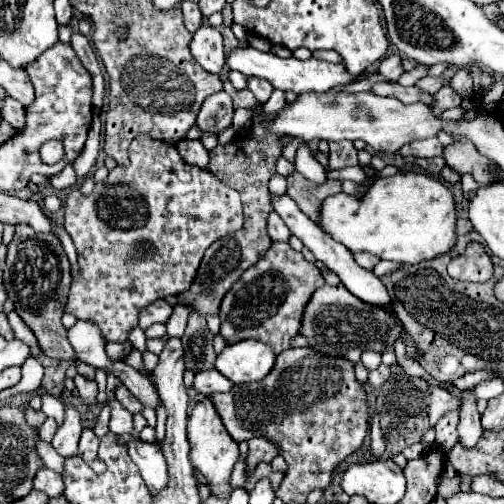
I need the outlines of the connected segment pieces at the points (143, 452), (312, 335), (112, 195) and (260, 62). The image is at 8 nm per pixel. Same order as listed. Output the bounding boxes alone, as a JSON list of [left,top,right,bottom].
[[129,443,169,495],[301,285,401,363],[65,135,243,343],[225,47,355,95]]

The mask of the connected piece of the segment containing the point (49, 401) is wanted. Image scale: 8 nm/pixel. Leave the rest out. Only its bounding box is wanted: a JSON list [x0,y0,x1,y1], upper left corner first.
[37,387,65,423]

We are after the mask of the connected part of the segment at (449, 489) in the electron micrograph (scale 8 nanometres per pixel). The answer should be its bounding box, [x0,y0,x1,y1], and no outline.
[439,473,465,499]

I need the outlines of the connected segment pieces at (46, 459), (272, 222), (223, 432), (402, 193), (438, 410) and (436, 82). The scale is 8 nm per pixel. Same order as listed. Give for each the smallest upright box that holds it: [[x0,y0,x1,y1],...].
[[35,435,63,473],[267,211,291,241],[187,399,239,501],[317,173,457,265],[429,385,461,425],[415,76,441,95]]

